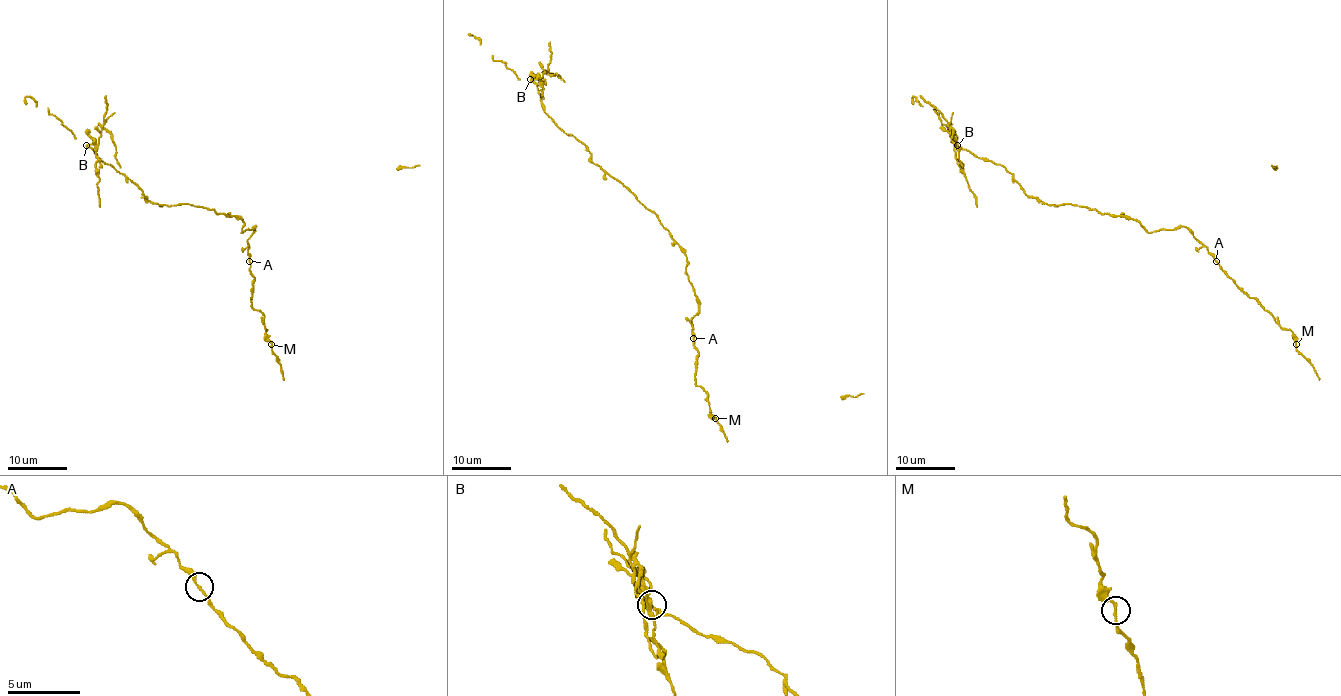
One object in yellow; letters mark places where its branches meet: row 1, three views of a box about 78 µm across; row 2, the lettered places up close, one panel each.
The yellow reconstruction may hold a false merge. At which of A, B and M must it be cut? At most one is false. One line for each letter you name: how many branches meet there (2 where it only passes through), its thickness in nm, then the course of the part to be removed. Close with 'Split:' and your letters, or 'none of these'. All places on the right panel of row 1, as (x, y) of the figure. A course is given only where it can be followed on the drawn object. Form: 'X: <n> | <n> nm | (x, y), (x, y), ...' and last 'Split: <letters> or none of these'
B: 2 | 160 nm | (958, 145), (950, 137), (952, 130), (950, 139), (959, 167)
Split: B

